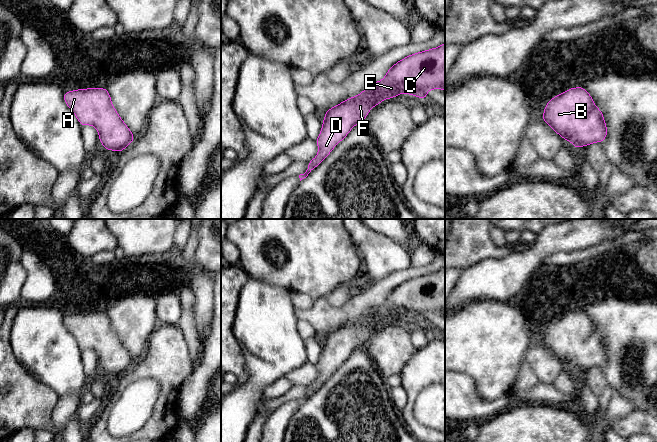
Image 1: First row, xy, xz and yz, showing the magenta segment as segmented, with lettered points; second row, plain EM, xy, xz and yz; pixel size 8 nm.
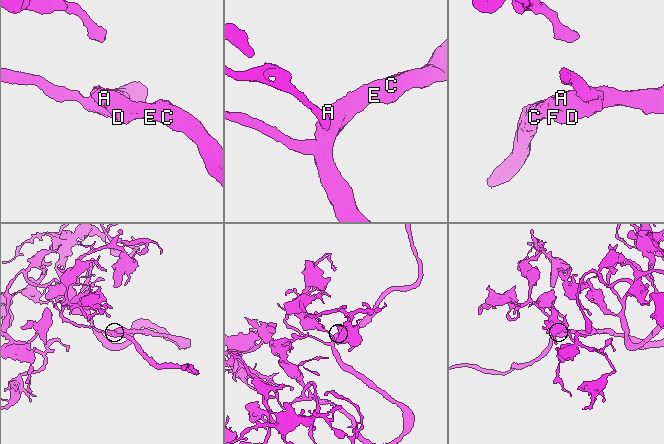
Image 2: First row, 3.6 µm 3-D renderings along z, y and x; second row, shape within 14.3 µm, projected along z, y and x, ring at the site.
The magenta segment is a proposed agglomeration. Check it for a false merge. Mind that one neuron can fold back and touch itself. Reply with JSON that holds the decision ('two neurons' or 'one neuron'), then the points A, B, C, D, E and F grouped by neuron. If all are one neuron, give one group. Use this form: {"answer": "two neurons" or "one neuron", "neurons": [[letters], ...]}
{"answer": "one neuron", "neurons": [["A", "B", "C", "D", "E", "F"]]}

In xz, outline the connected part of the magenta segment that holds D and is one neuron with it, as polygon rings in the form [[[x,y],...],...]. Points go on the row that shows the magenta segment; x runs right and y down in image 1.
[[[445,43],[401,59],[388,70],[383,80],[374,82],[359,95],[325,111],[320,135],[315,140],[318,154],[308,162],[306,172],[299,175],[300,181],[330,154],[356,124],[363,122],[374,106],[401,93],[426,100],[430,89],[445,90]]]

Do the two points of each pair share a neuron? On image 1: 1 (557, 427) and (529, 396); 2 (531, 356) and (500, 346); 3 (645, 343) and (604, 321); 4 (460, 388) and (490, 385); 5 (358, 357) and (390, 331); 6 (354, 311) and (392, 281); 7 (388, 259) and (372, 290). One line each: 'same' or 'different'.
1: different
2: different
3: same
4: different
5: different
6: same
7: different

